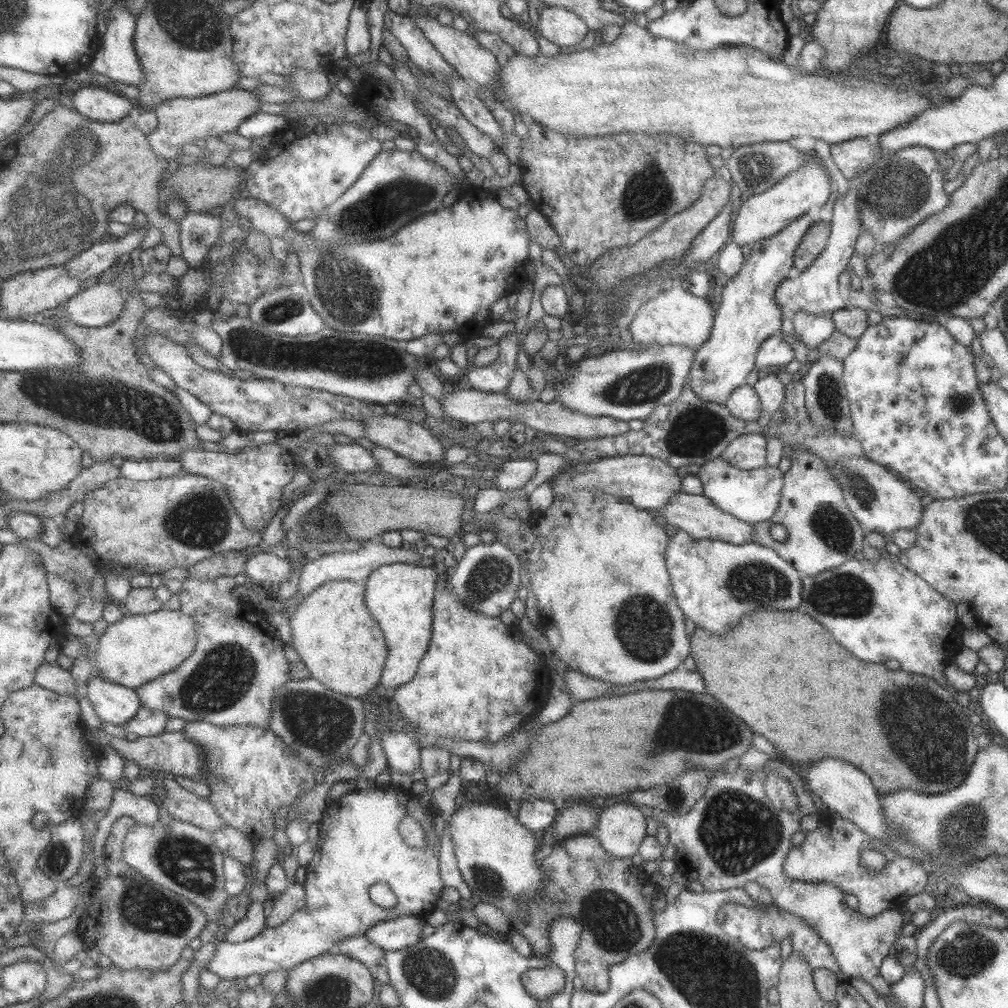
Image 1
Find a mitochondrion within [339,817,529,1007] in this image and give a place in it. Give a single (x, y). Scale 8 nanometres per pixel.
(431, 973)

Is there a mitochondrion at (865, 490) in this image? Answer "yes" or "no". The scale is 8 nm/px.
yes

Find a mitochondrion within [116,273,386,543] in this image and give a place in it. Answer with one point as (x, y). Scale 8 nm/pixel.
(283, 310)

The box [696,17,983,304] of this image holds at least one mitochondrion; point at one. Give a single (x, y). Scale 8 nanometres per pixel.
(899, 188)

